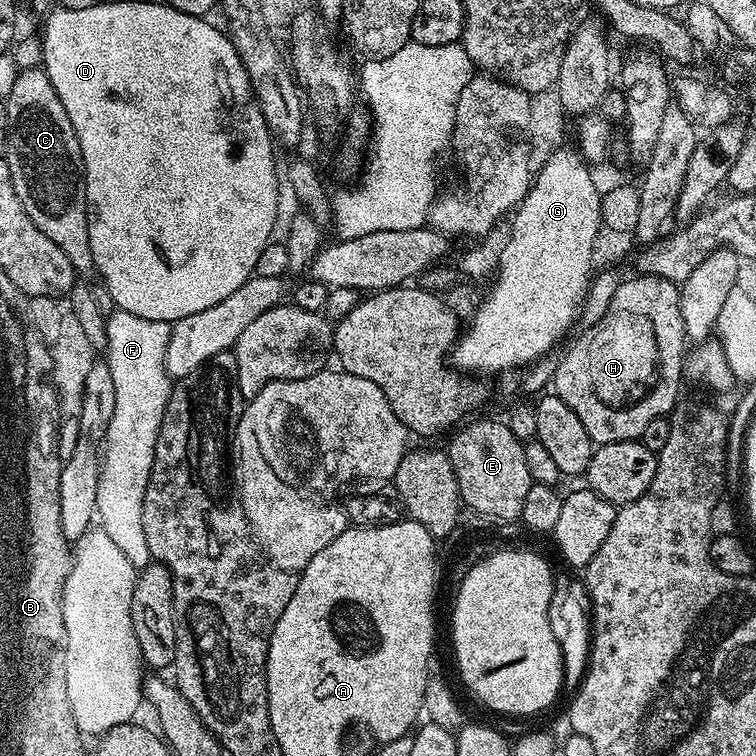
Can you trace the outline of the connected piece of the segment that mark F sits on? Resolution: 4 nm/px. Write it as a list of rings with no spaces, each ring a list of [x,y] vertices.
[[[116,310],[107,317],[108,334],[106,361],[110,375],[114,378],[115,407],[110,420],[108,434],[103,442],[100,481],[98,482],[96,516],[99,527],[118,545],[118,550],[136,569],[145,568],[152,562],[146,541],[146,530],[142,530],[142,502],[154,462],[154,446],[158,438],[160,423],[166,410],[166,402],[172,393],[173,381],[166,370],[166,350],[170,346],[172,324],[166,320],[138,318],[138,314]]]

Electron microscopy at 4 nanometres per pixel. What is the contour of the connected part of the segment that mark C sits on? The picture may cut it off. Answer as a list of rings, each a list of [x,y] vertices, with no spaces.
[[[43,67],[22,68],[6,104],[6,155],[18,202],[22,202],[34,226],[38,226],[38,230],[42,230],[42,234],[46,234],[46,238],[50,238],[50,242],[56,243],[66,258],[70,258],[77,277],[88,282],[95,281],[97,274],[94,254],[90,250],[82,146],[78,146],[78,134],[74,134],[74,126],[70,126],[70,117],[66,114],[66,106],[62,106],[62,98],[58,98]]]

